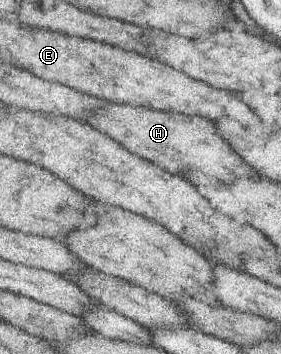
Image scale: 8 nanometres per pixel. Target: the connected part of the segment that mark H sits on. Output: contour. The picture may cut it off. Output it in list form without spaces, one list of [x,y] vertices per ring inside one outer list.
[[[106,104],[96,114],[88,116],[84,122],[92,124],[102,134],[108,134],[112,140],[120,140],[124,148],[144,156],[146,160],[154,160],[162,168],[170,168],[170,172],[182,166],[194,166],[206,172],[208,176],[216,176],[220,182],[234,182],[238,178],[258,176],[254,168],[250,168],[232,148],[230,144],[218,136],[214,126],[200,116],[184,116],[174,112],[160,112],[152,108],[128,106],[128,104]]]

